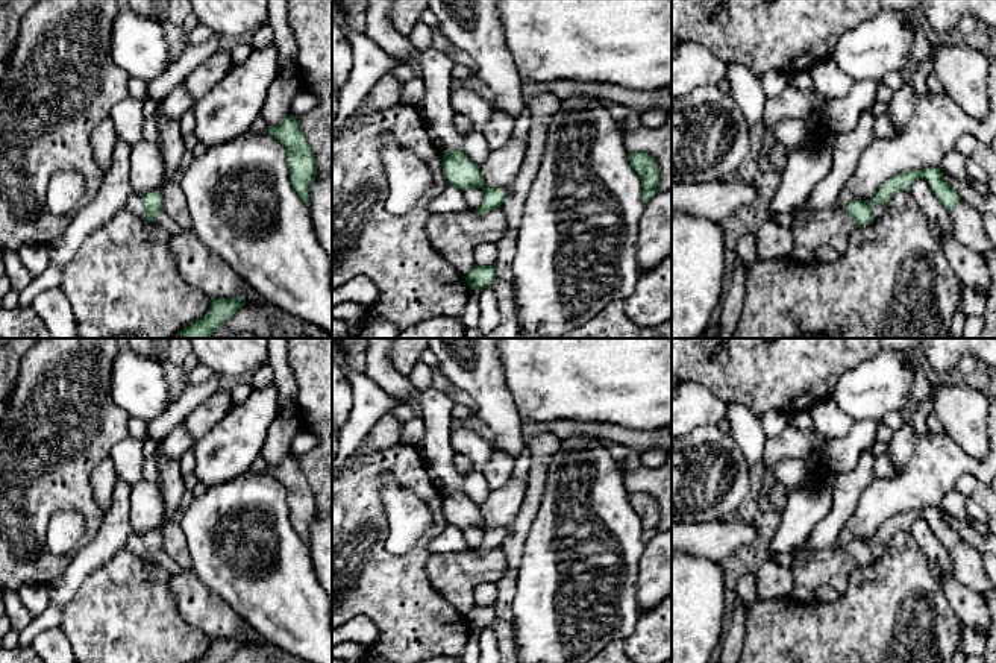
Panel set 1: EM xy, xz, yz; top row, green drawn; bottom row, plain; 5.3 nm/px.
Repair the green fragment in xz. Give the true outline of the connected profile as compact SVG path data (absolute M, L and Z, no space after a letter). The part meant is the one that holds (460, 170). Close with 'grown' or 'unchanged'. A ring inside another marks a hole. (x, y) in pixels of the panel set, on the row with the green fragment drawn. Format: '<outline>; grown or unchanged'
M462 150L443 153L443 173L449 185L458 187L462 191L471 187L482 190L482 205L475 209L478 215L485 215L494 208L500 208L505 197L505 188L487 188L479 165L476 165Z; unchanged

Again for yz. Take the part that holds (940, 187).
M940 167L910 170L893 176L872 196L872 202L885 206L896 191L910 191L913 182L919 178L928 182L932 194L947 211L955 208L961 202L960 194L944 179Z; unchanged

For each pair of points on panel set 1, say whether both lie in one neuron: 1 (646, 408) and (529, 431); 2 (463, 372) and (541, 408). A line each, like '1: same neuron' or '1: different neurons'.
1: different neurons
2: different neurons

